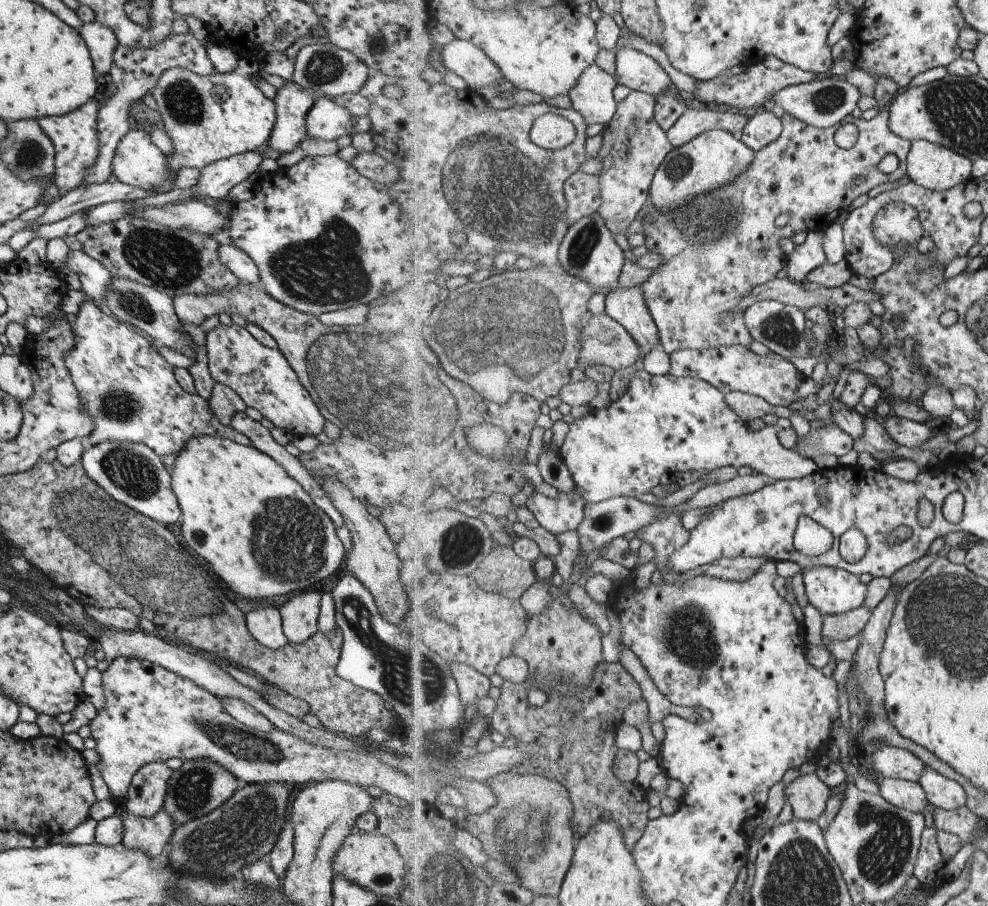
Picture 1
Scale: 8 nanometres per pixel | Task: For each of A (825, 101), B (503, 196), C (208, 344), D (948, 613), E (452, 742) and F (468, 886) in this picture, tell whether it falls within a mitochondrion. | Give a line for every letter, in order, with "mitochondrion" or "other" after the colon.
A: mitochondrion
B: mitochondrion
C: other
D: mitochondrion
E: other
F: mitochondrion

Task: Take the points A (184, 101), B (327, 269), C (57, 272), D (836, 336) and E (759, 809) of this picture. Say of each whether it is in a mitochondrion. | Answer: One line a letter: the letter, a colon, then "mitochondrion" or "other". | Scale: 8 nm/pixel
A: mitochondrion
B: mitochondrion
C: other
D: other
E: other

